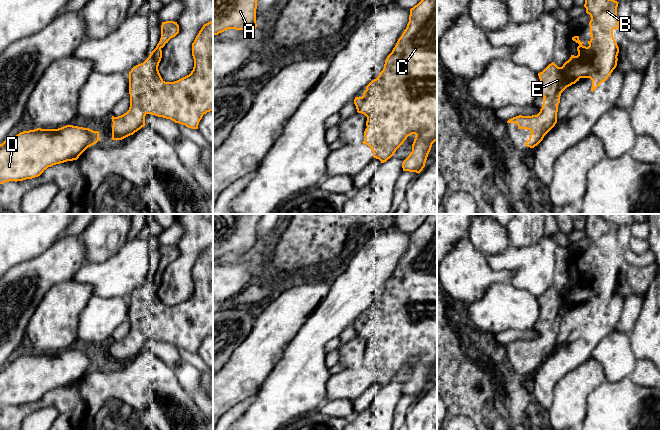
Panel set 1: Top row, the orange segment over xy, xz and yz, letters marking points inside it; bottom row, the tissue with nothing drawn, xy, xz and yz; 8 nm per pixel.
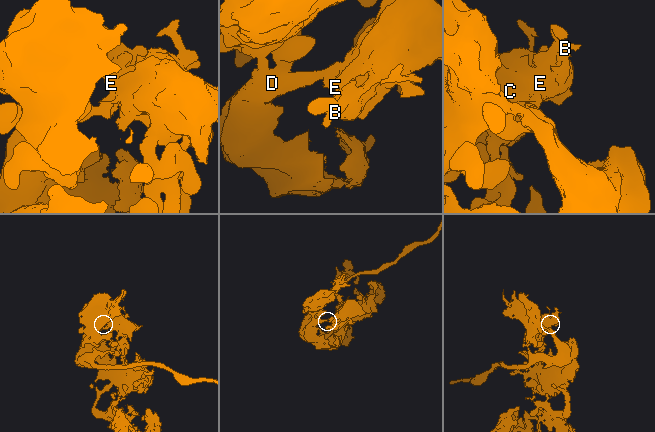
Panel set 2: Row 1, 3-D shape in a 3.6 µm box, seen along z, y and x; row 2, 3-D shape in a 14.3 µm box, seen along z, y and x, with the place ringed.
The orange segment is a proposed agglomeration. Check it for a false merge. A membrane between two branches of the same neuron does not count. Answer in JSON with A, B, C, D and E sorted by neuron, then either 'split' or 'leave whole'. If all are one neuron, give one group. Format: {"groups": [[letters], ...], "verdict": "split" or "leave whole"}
{"groups": [["A", "B", "C", "D", "E"]], "verdict": "leave whole"}

